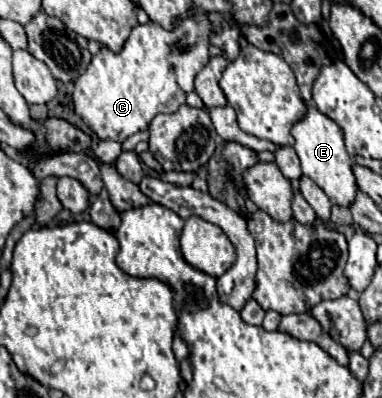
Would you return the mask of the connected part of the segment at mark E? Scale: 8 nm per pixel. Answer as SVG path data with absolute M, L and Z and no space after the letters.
M308 107L304 119L292 127L292 135L296 139L294 151L298 153L298 157L302 161L304 175L310 177L330 197L330 201L334 205L350 207L356 199L358 185L356 185L356 177L352 173L354 159L346 153L344 135L340 133L340 127L332 119L324 117L316 107Z

